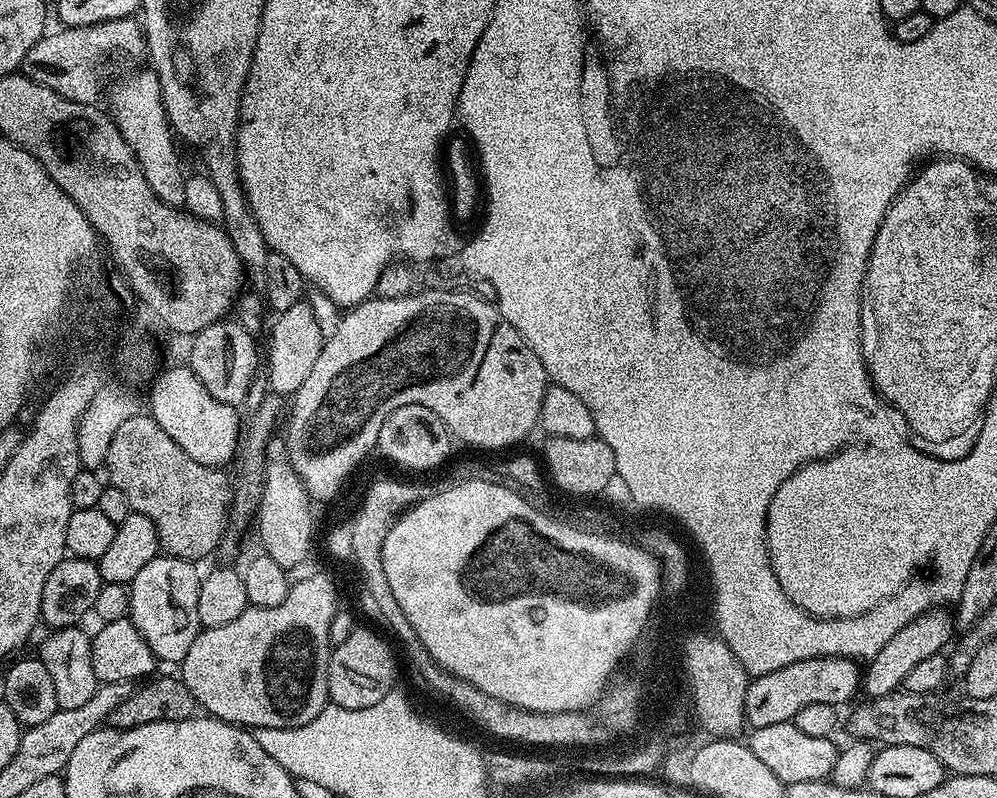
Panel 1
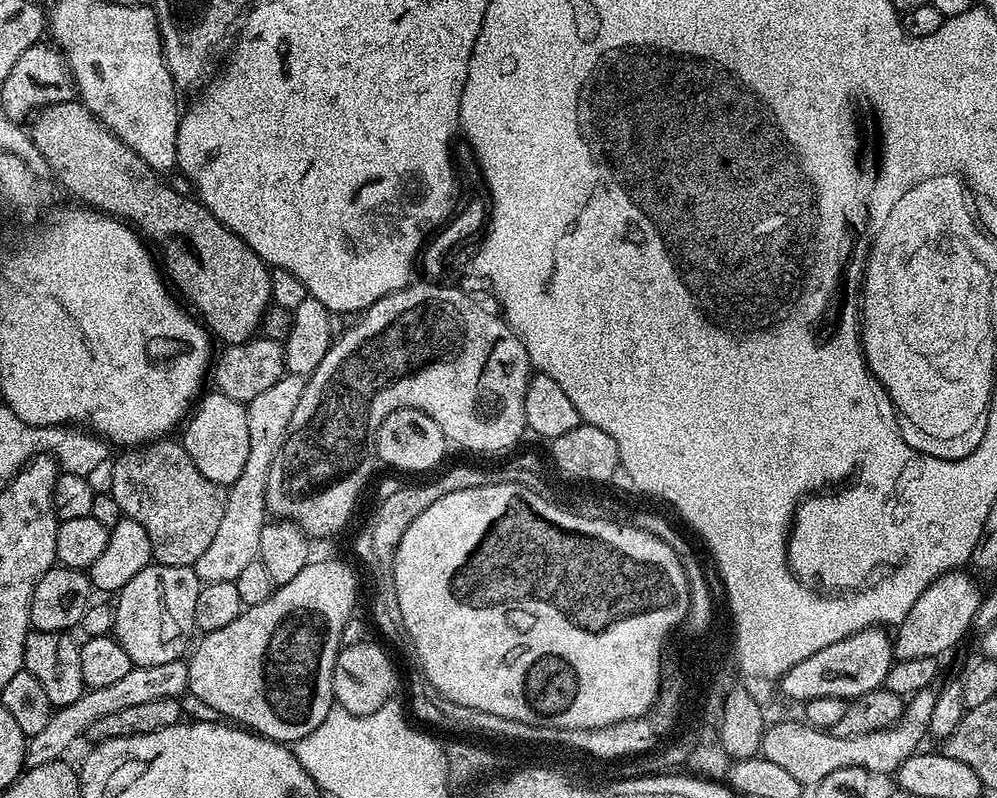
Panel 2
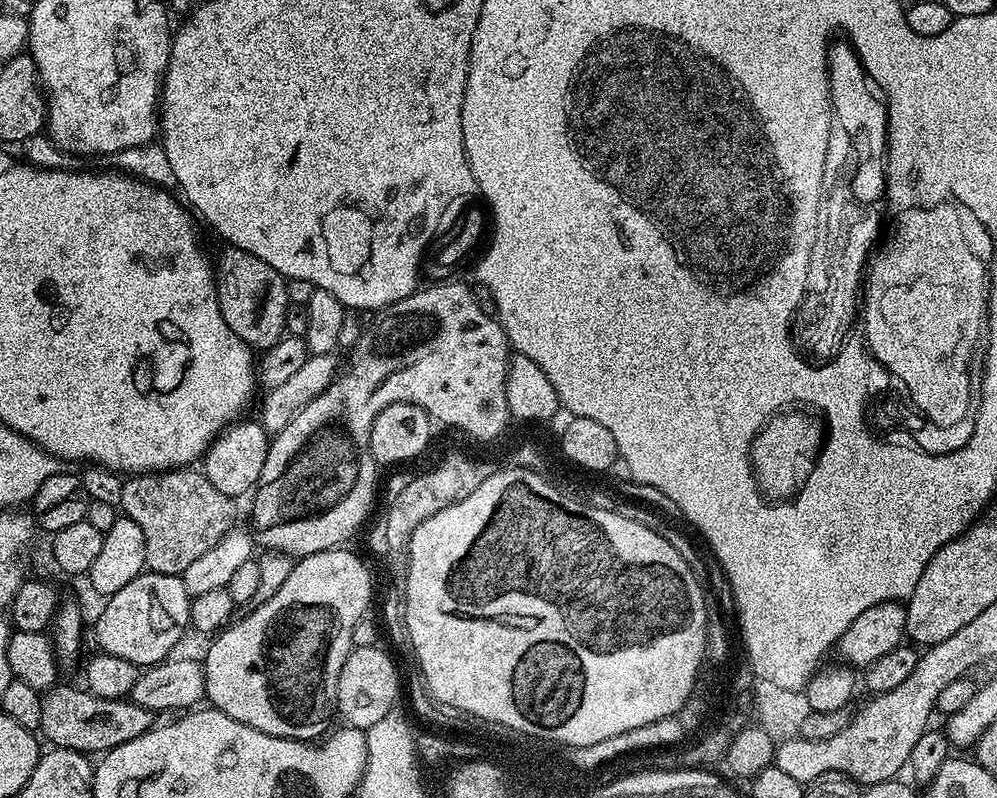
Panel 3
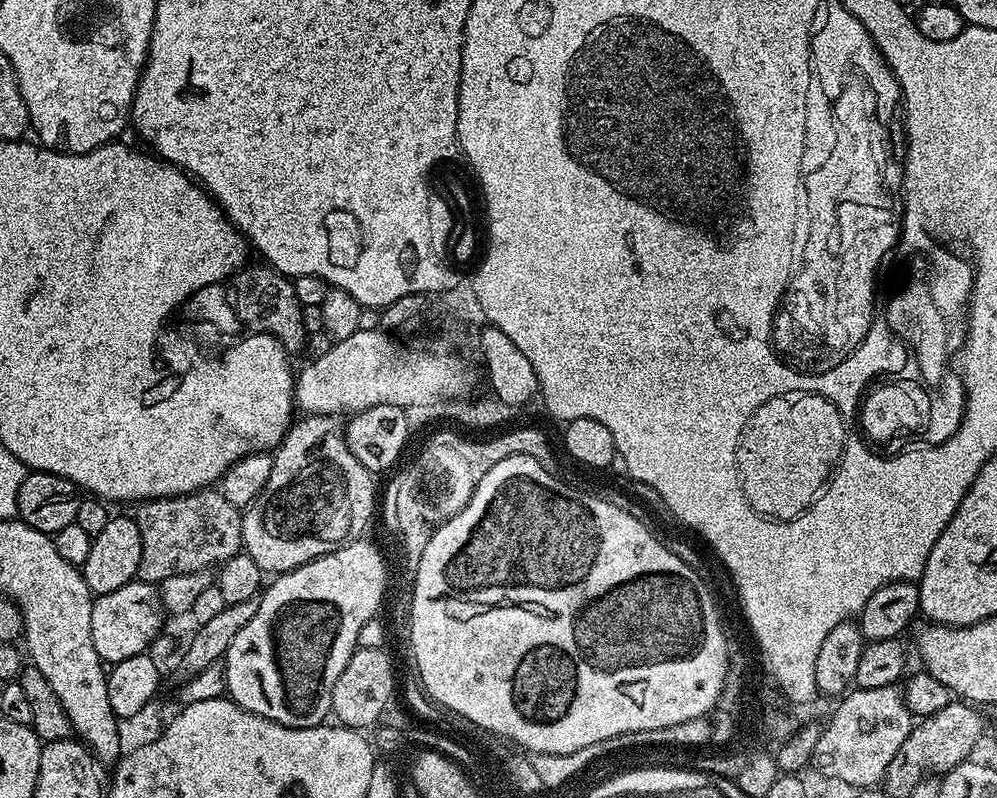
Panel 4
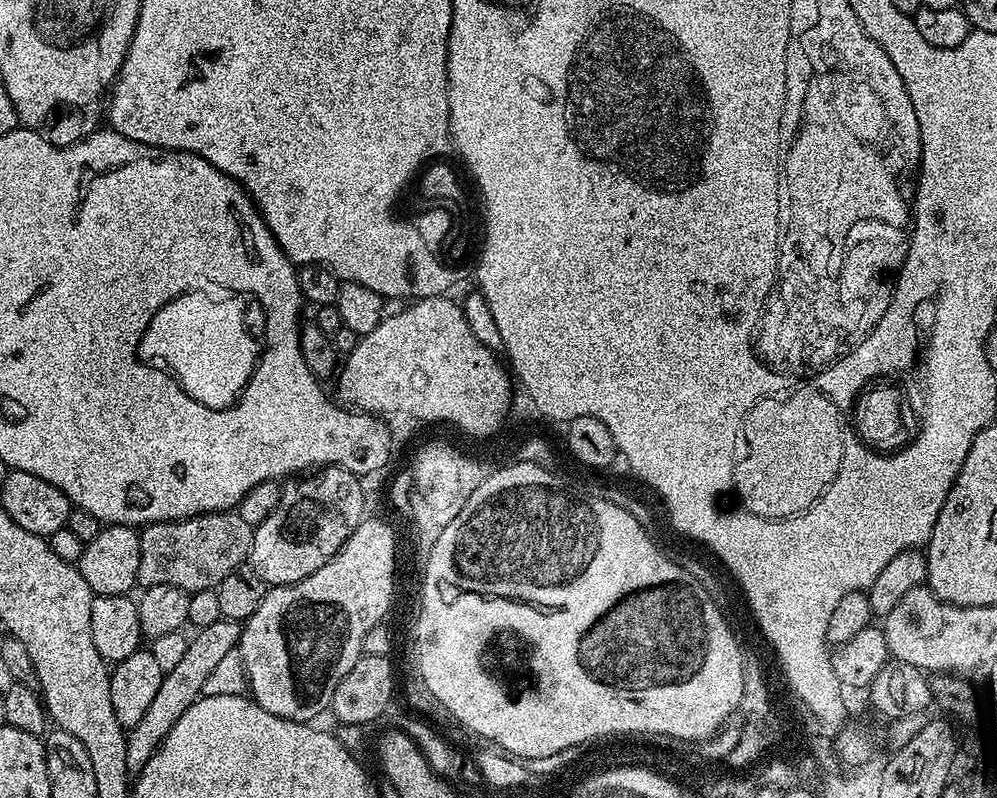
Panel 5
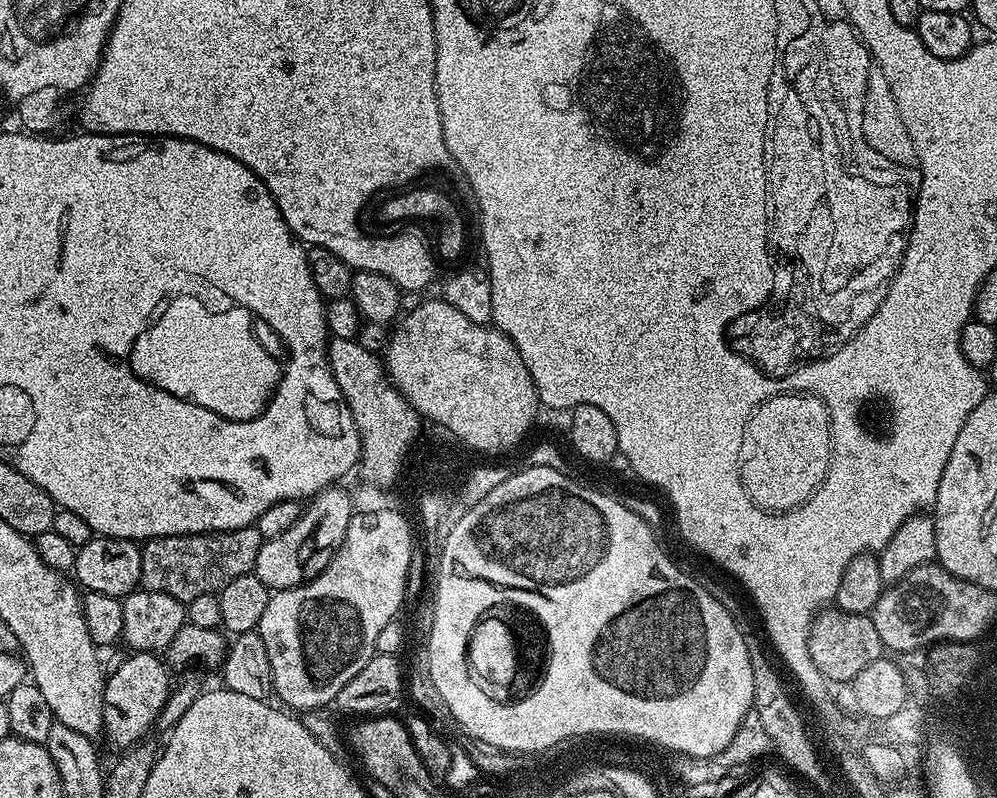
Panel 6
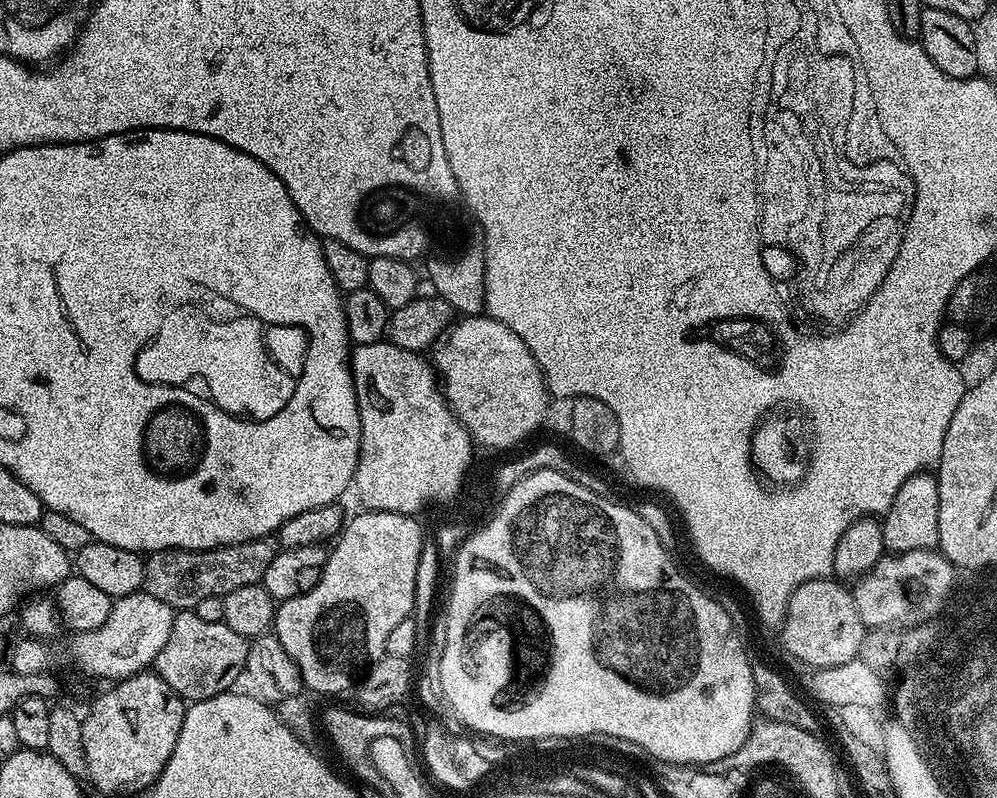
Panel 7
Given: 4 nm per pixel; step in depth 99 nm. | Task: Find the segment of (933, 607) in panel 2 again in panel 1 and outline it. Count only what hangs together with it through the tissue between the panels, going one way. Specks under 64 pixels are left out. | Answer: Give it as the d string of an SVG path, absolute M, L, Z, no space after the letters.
M929 610L923 616L914 618L914 622L902 626L902 630L898 630L898 634L894 634L894 638L890 638L890 642L886 642L875 657L867 661L862 672L862 692L866 694L865 697L885 696L897 691L903 685L906 674L910 674L910 670L914 670L922 658L930 658L930 654L944 652L949 647L953 639L954 620L944 612L947 611Z

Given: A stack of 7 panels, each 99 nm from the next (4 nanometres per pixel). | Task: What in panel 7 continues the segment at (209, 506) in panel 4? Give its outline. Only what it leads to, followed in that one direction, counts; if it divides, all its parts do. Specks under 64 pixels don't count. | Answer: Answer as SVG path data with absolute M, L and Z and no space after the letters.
M275 535L259 536L246 542L237 544L221 544L218 548L207 548L201 552L191 552L185 548L167 548L157 552L147 553L144 561L144 587L158 602L166 602L174 610L192 610L202 598L211 596L223 597L230 594L230 590L238 590L241 586L259 584L266 574L266 566L280 553L281 547Z

